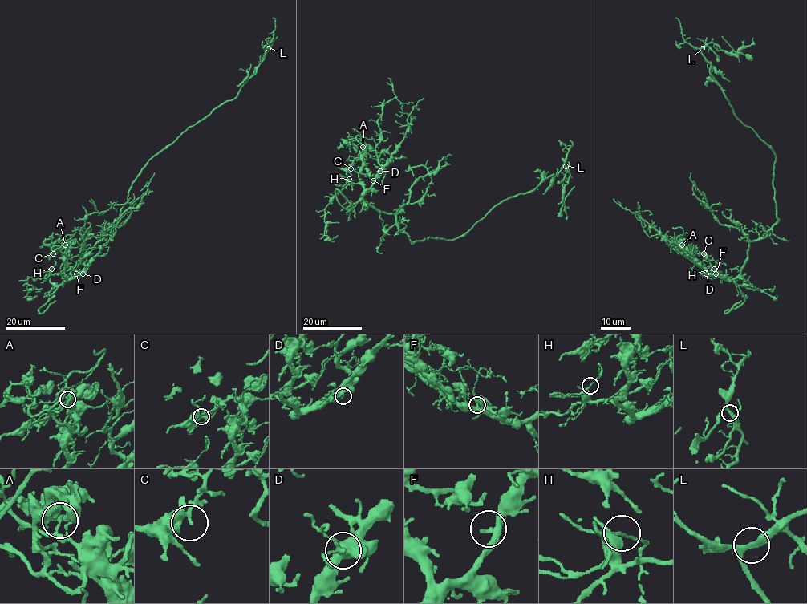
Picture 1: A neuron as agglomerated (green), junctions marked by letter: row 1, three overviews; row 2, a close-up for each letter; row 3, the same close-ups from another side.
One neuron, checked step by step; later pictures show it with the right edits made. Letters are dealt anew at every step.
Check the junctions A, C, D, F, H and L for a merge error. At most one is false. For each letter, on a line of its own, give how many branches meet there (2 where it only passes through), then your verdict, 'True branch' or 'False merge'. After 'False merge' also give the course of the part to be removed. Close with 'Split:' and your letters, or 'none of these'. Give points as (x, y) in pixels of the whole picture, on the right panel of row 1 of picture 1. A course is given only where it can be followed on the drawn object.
A: Branches: 3. False merge. Course of the part to remove: (682, 245), (679, 248), (679, 253), (671, 247), (683, 233), (681, 228), (672, 227)
C: Branches: 3. True branch
D: Branches: 3. True branch
F: Branches: 3. True branch
H: Branches: 3. True branch
L: Branches: 3. True branch
Split: A

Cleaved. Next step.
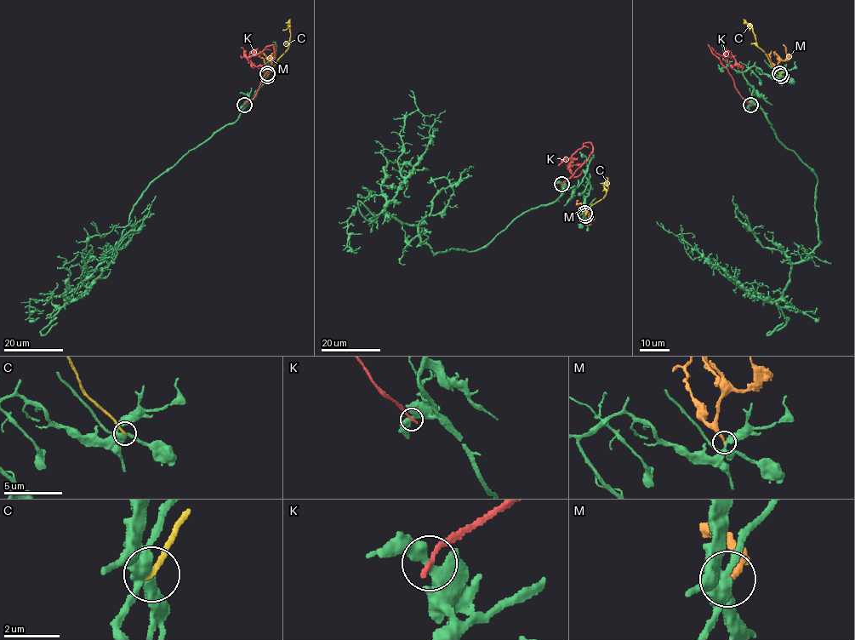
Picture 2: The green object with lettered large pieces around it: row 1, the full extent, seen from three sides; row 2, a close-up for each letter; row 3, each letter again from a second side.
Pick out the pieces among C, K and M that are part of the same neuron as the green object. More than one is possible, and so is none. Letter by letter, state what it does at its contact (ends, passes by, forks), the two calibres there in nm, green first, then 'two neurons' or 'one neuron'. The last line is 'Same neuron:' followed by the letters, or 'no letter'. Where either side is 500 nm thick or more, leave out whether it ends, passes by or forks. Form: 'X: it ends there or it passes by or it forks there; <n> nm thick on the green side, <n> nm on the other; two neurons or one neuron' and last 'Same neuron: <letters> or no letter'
C: it ends there; 340 nm thick on the green side, 190 nm on the other; two neurons
K: it ends there; 380 nm thick on the green side, 190 nm on the other; two neurons
M: it ends there; 300 nm thick on the green side, 240 nm on the other; two neurons
Same neuron: no letter

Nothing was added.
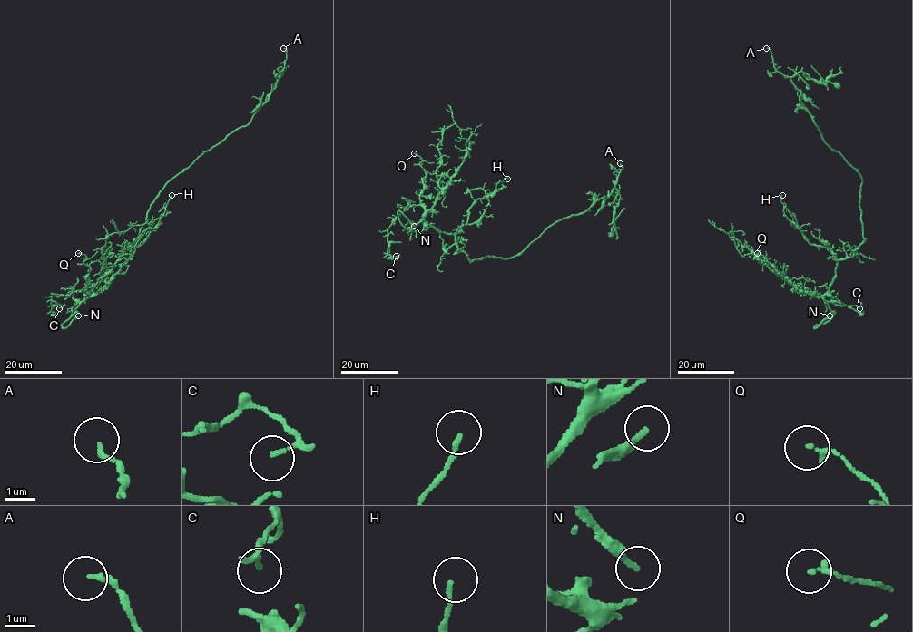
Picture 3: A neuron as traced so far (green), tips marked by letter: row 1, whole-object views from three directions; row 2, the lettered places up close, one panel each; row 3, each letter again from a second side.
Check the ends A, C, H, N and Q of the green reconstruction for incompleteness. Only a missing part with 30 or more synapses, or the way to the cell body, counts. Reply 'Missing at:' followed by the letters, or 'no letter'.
Missing at: N

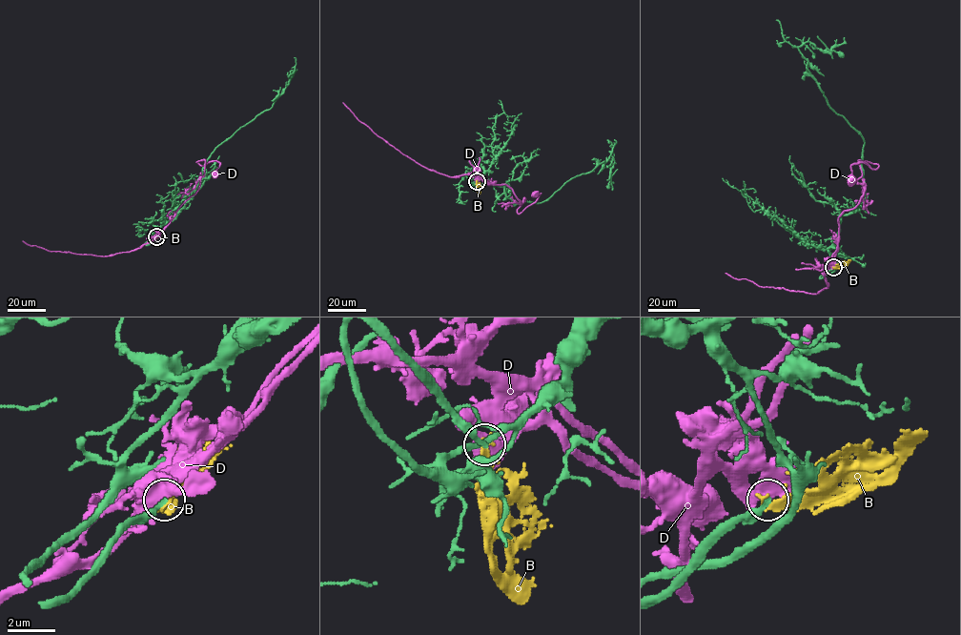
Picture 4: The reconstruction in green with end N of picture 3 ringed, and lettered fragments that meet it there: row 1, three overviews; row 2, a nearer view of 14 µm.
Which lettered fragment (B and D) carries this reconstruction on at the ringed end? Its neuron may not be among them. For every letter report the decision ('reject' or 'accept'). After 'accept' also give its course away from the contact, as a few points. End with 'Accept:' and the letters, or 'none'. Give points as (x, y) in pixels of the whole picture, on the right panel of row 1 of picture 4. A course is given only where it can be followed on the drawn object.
B: reject
D: reject
Accept: none

